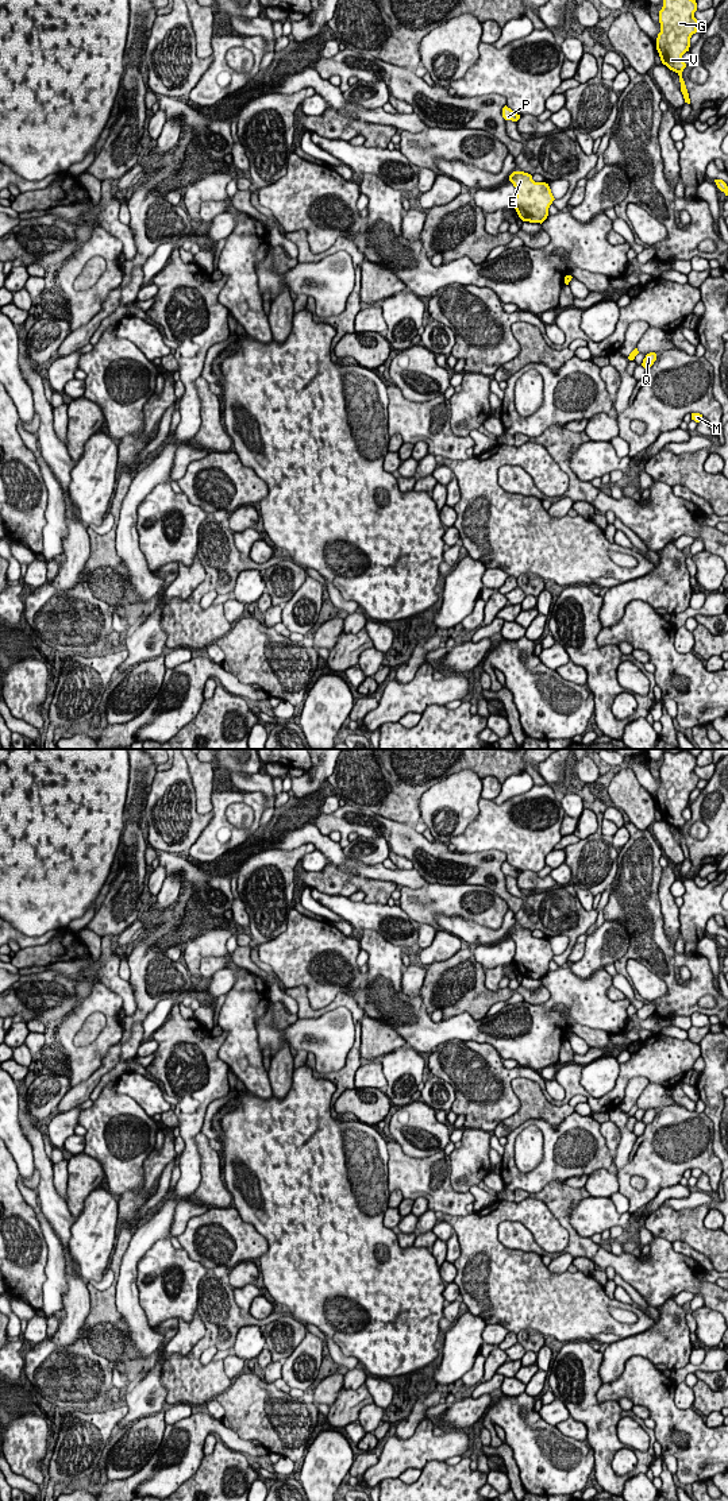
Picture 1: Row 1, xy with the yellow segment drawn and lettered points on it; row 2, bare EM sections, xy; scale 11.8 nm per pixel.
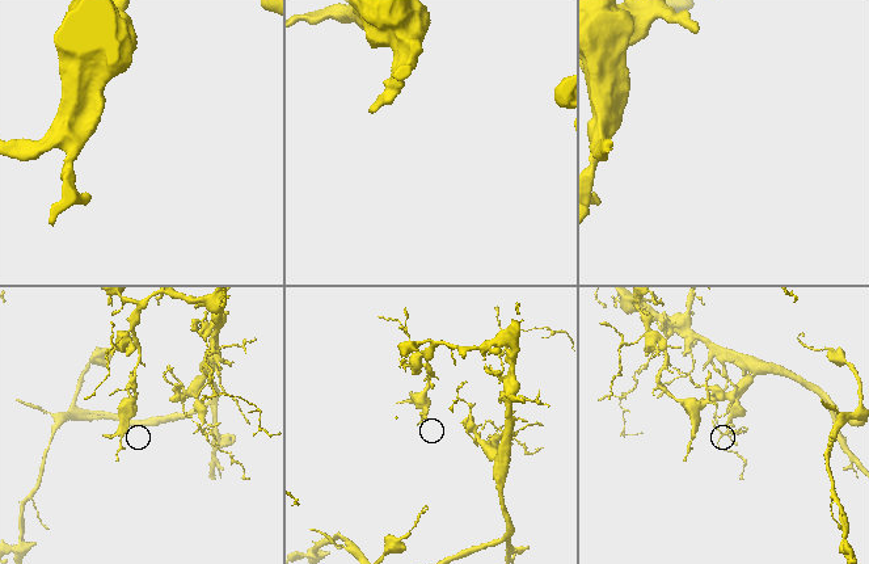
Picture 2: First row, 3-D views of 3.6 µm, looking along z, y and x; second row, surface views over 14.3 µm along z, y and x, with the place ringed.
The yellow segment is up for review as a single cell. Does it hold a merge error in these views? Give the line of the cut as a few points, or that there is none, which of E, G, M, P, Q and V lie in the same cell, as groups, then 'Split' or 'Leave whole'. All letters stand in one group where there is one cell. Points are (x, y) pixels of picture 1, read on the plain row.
Split along xy (569, 1031), (565, 1037). Groups: E G P V / M Q. Split

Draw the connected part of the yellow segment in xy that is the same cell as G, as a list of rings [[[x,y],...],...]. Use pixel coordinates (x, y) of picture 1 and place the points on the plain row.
[[[686,749],[678,753],[665,752],[663,763],[659,767],[660,788],[656,794],[656,806],[660,817],[679,831],[681,848],[687,860],[690,860],[690,854],[682,834],[682,827],[686,823],[682,811],[689,807],[690,794],[701,780],[694,773],[696,767],[696,756]]]

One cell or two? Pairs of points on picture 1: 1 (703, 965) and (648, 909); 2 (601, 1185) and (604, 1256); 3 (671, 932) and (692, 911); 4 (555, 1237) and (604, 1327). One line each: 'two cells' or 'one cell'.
1: one cell
2: two cells
3: two cells
4: one cell

